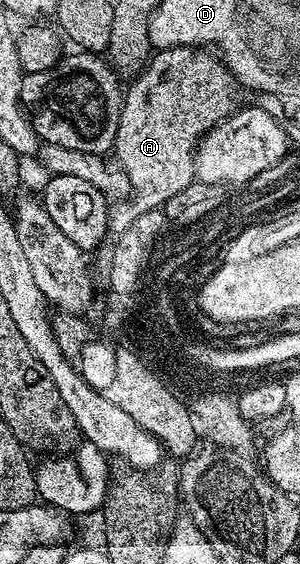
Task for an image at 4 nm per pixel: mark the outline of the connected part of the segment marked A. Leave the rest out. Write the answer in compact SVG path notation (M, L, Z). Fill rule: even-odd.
M174 46L152 53L147 65L136 74L139 75L136 76L135 83L131 87L128 85L123 95L123 107L119 113L113 147L114 161L117 166L119 161L118 169L125 182L131 185L132 194L128 202L119 202L116 206L114 203L110 207L107 228L115 236L123 234L125 228L137 220L137 216L162 208L168 200L177 196L177 192L181 192L181 188L189 188L189 184L196 181L195 152L199 148L199 141L218 122L231 117L240 105L240 83L231 75L231 69L224 64L222 57L216 56L207 48Z

